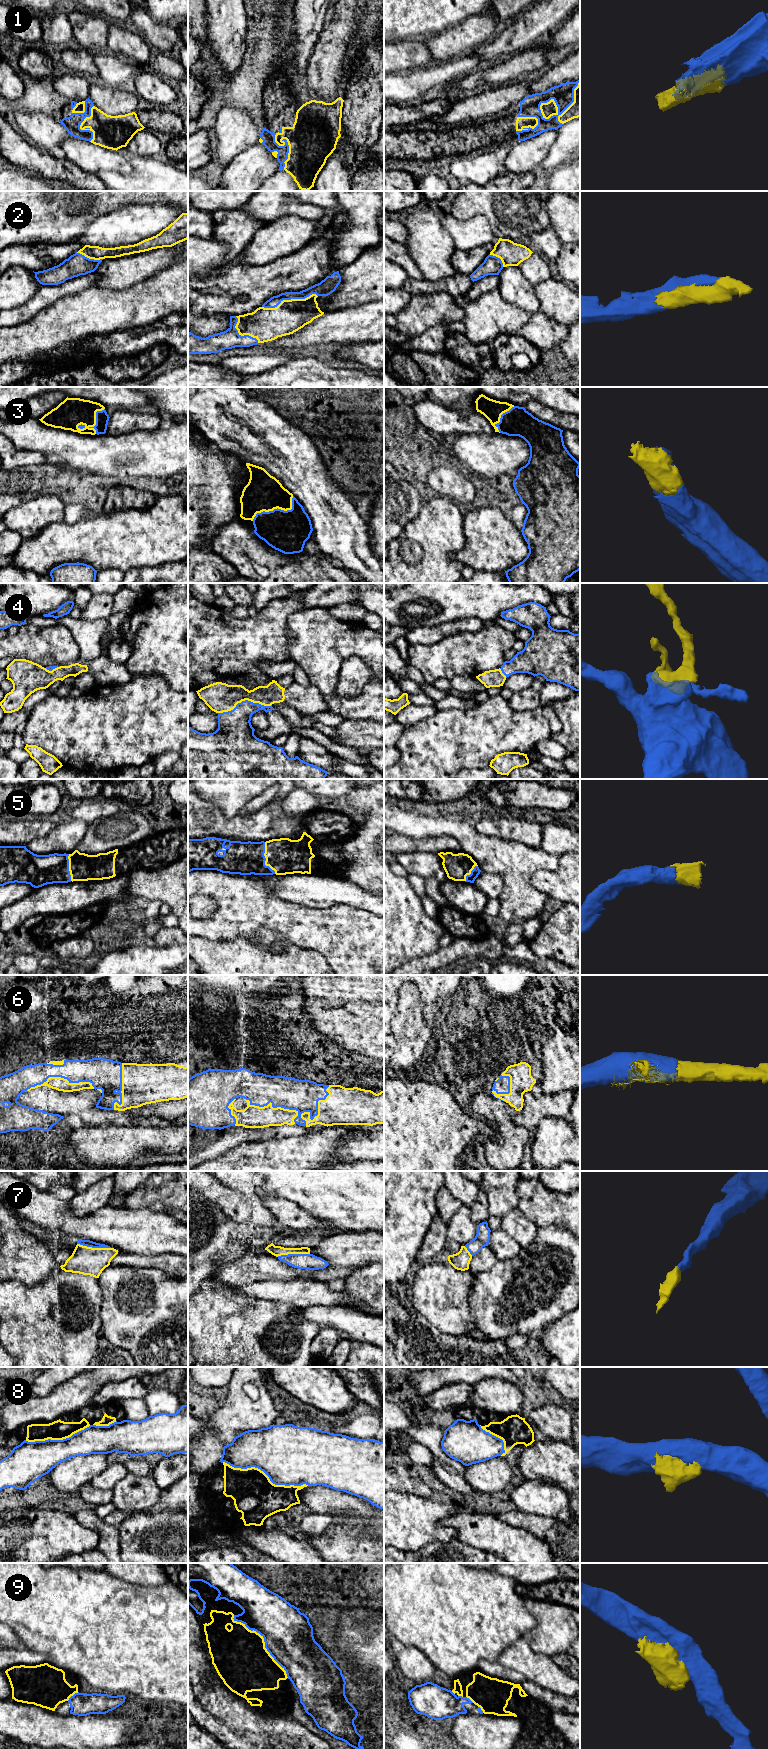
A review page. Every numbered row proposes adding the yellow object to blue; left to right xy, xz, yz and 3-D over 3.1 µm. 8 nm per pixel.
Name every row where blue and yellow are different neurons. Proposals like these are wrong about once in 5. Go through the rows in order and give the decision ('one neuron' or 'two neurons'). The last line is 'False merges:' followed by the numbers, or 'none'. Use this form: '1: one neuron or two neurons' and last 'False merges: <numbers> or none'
1: two neurons
2: one neuron
3: one neuron
4: one neuron
5: one neuron
6: one neuron
7: one neuron
8: two neurons
9: two neurons
False merges: 1, 8, 9

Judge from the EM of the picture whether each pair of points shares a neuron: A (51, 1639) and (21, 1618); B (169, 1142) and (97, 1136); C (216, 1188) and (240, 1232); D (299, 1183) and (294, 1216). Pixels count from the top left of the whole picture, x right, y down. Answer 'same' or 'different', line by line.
A: same
B: same
C: different
D: different

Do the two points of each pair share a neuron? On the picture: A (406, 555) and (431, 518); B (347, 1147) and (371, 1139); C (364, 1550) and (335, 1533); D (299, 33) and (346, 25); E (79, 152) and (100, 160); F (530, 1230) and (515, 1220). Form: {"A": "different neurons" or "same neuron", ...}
{"A": "same neuron", "B": "same neuron", "C": "same neuron", "D": "different neurons", "E": "same neuron", "F": "same neuron"}

